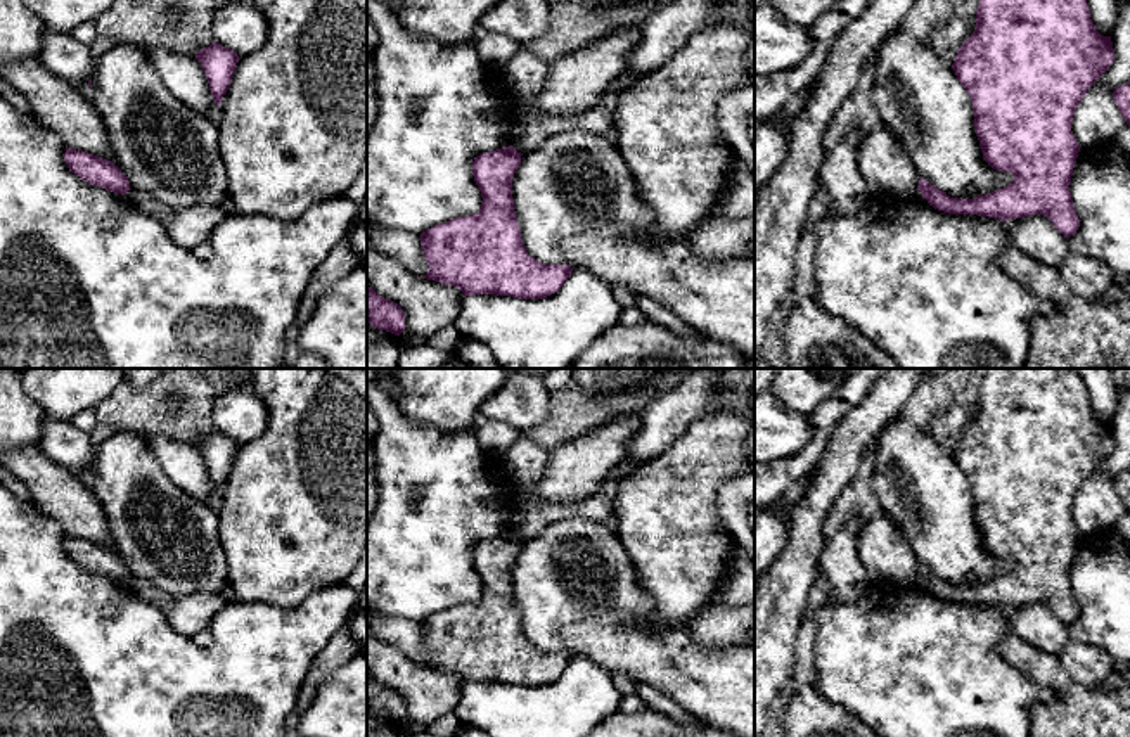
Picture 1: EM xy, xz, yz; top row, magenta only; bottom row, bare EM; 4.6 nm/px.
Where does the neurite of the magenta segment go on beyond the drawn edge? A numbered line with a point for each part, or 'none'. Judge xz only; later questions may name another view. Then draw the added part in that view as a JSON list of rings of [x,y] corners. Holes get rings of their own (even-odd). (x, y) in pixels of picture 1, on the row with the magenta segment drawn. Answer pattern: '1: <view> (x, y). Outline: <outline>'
none

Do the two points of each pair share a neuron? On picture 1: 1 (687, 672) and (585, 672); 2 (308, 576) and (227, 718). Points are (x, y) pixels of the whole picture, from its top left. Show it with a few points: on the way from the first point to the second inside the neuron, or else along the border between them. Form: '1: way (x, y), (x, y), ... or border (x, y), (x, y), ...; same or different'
1: border (573, 658), (589, 658), (611, 677); different
2: border (324, 587), (310, 592), (291, 608), (250, 602); different

